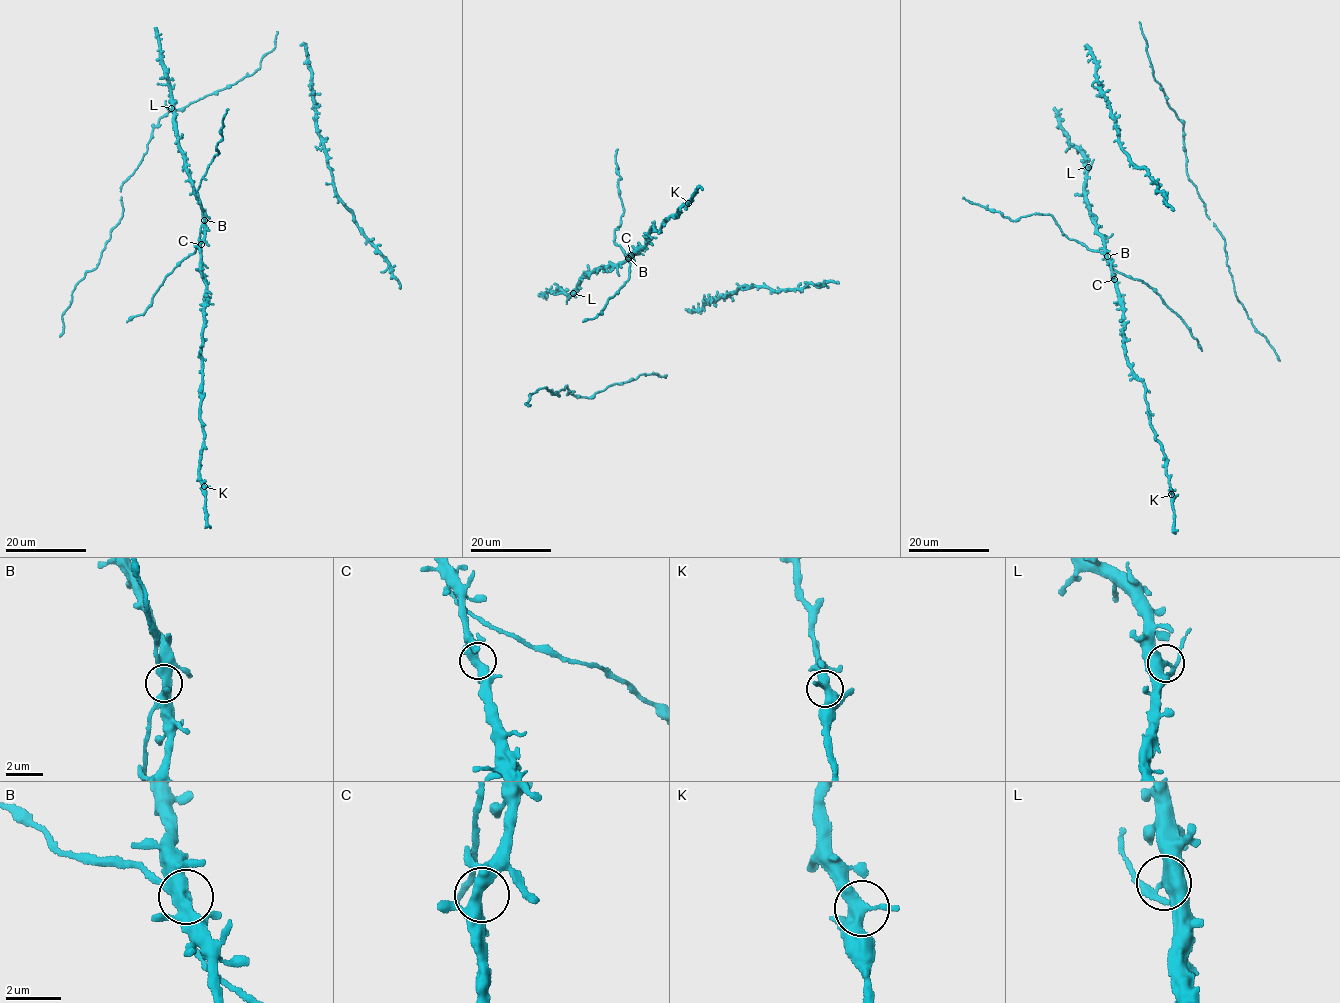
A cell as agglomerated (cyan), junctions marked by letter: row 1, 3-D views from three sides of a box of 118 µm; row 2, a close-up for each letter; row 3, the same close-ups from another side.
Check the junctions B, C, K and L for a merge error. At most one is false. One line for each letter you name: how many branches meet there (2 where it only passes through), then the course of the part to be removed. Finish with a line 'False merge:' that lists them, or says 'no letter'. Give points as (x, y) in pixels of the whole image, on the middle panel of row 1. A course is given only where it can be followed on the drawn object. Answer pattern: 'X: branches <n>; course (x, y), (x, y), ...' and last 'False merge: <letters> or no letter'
B: branches 3
False merge: B

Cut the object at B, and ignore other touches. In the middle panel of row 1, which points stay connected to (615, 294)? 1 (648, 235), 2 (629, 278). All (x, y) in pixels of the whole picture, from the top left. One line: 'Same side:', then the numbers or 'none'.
Same side: 2

